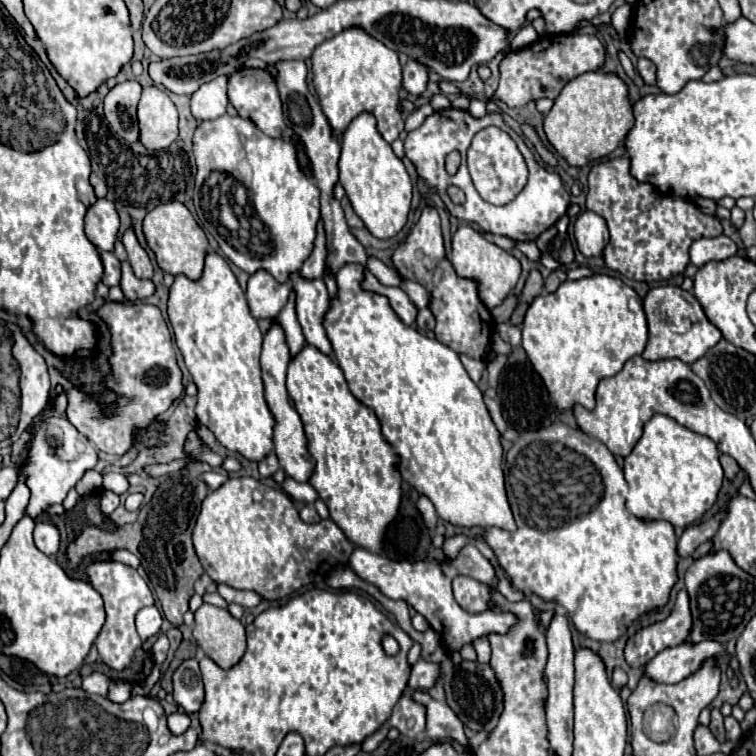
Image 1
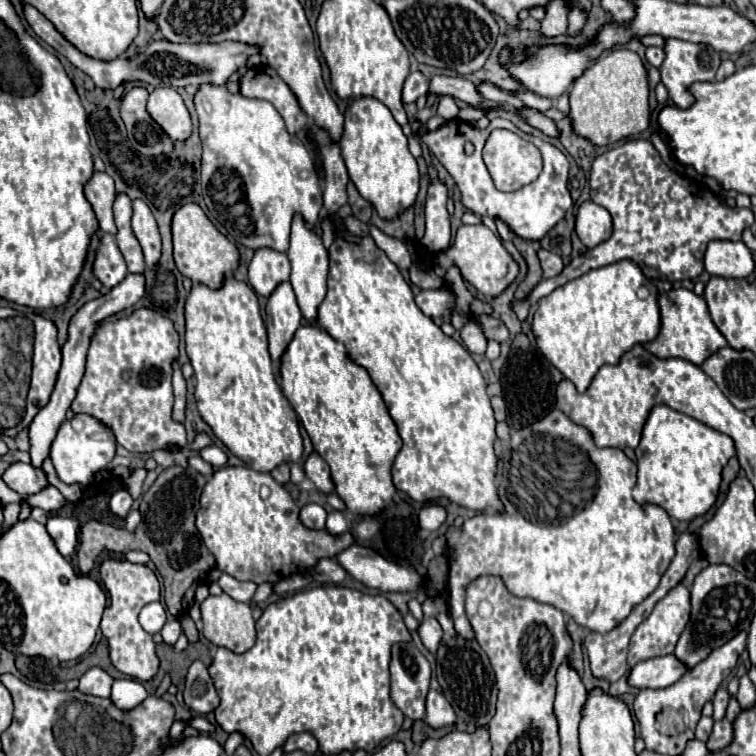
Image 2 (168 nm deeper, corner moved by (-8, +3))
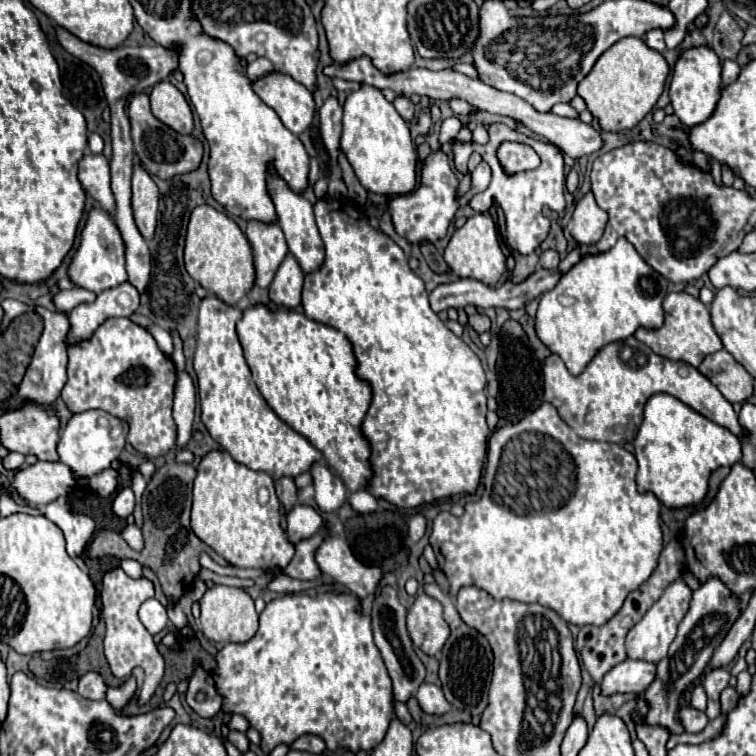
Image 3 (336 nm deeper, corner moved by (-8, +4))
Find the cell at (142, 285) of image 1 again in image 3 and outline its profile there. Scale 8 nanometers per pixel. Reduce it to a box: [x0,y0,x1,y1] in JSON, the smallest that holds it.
[69,283,139,343]

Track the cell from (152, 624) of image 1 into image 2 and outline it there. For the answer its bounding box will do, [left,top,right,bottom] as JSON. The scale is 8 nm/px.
[139,602,167,634]

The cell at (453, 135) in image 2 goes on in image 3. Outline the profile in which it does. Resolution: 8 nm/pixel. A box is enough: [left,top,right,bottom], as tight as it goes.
[455,123,565,255]

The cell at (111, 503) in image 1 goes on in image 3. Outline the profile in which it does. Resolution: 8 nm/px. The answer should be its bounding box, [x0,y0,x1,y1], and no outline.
[113,487,135,519]

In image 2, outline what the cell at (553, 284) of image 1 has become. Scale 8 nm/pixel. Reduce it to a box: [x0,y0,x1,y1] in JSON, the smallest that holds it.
[539,248,563,278]

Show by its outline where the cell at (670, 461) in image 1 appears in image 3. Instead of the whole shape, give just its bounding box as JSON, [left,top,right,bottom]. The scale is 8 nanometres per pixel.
[633,393,741,507]

